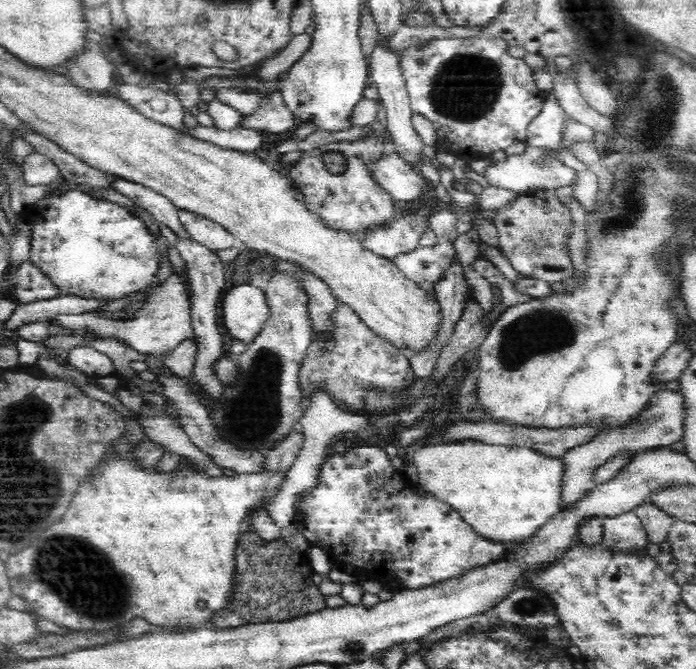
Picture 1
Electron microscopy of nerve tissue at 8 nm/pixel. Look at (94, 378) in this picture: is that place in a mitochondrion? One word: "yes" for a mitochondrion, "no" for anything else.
no

